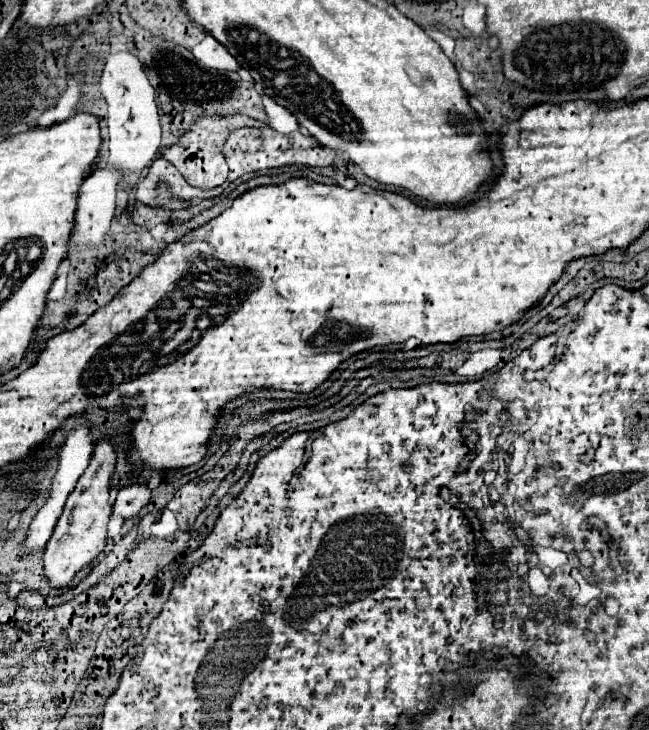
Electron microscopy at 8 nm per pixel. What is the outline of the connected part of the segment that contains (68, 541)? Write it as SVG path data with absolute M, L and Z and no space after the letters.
M101 438L95 446L91 464L77 480L75 490L69 494L65 508L55 524L53 536L45 548L45 576L53 586L65 586L81 568L89 566L91 560L103 552L107 540L107 524L113 512L111 504L111 476L117 464L117 450L109 438Z

